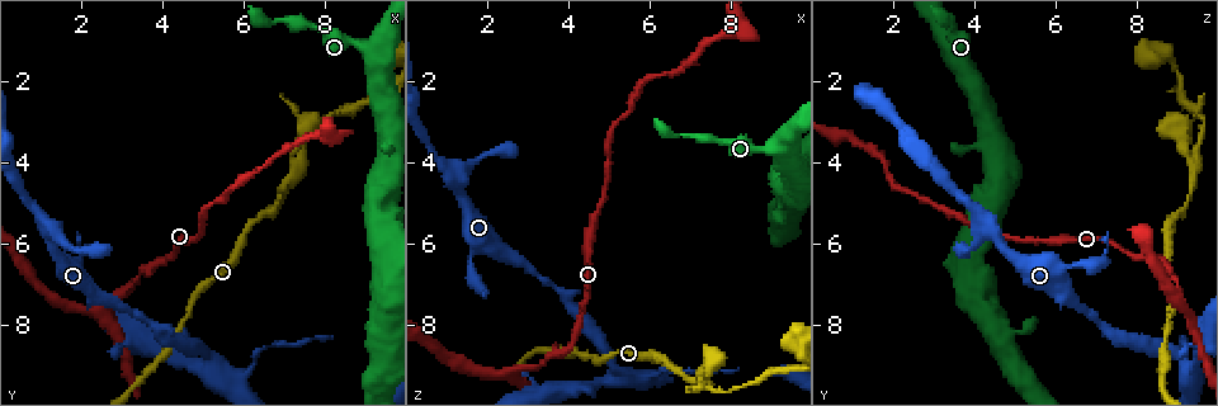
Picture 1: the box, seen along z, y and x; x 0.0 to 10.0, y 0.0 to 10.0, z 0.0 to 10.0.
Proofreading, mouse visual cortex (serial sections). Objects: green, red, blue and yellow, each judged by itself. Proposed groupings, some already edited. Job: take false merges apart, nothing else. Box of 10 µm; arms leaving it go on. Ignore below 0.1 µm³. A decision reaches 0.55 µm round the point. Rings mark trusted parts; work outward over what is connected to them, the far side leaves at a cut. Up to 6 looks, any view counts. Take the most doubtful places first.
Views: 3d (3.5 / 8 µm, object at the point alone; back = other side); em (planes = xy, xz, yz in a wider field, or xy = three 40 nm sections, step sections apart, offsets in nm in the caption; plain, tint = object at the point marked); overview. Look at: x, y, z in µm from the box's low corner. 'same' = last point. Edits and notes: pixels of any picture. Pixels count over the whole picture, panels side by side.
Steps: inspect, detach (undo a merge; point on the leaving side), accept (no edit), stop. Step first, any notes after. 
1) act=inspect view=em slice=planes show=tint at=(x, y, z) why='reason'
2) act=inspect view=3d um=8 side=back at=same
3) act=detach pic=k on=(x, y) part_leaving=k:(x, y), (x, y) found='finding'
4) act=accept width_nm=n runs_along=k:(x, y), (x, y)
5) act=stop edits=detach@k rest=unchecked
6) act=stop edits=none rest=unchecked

act=inspect view=3d um=3.5 at=(7.20, 3.85, 9.25) why='thick turns thin'

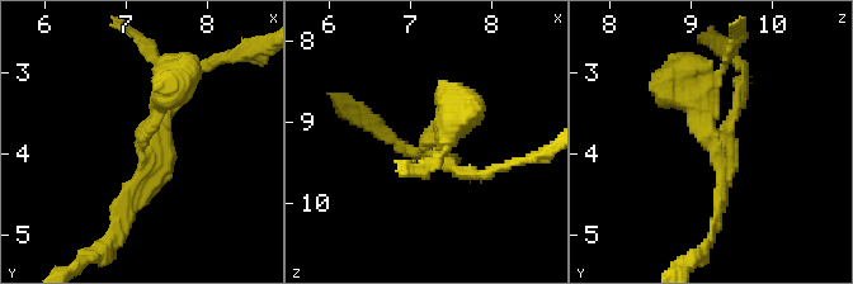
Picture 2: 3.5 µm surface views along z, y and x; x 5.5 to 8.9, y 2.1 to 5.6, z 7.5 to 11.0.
act=inspect view=em slice=xy step=1 show=tint at=(7.15, 3.85, 9.25) why='shape alone is not enough'

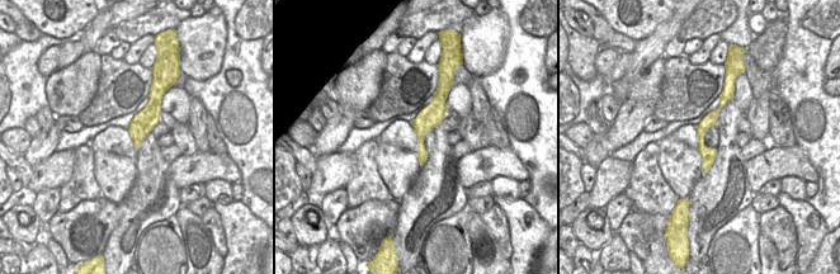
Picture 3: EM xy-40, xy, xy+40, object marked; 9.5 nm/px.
act=detach pic=2 on=(708, 80) part_leaving=2:(708, 142), (688, 53) found='a second cell is stuck on'

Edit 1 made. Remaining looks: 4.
act=inspect view=overview

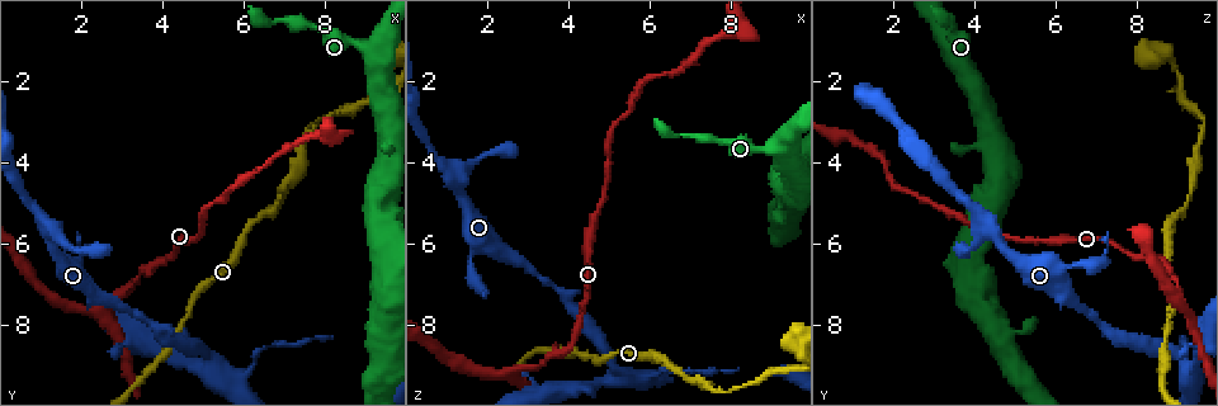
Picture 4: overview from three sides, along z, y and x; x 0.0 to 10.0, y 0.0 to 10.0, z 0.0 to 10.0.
act=inspect view=3d um=3.5 at=(2.50, 7.60, 9.25) why='branch point'

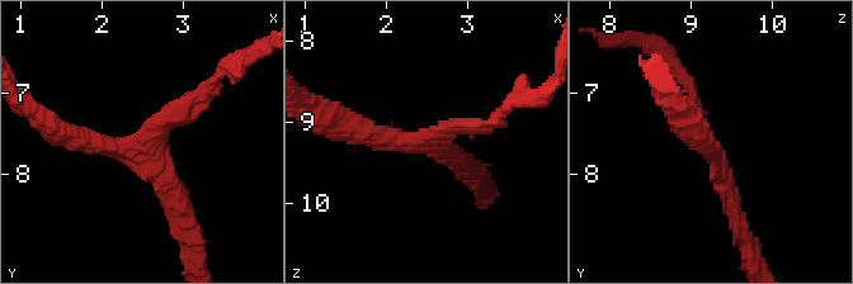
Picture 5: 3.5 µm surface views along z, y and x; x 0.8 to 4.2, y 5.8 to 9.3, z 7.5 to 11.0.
act=inspect view=em slice=xy step=3 show=tint at=(2.50, 7.65, 9.25) arms=3 arm_widths_nm=150,250,300 why='now the EM'

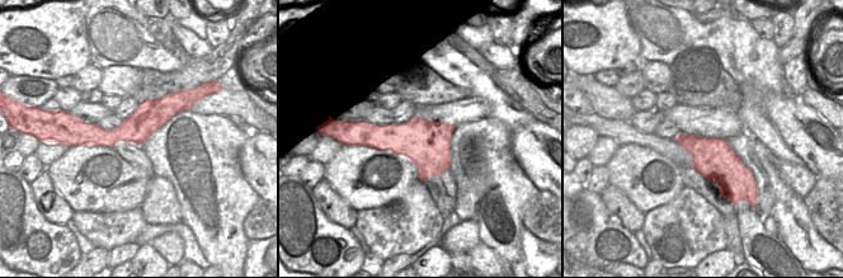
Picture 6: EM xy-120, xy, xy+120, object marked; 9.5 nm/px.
act=accept runs_along=6:(180, 107), (116, 135), (83, 128) found='all the same cell'

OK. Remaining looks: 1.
act=stop edits=detach@2 rest=unchecked

